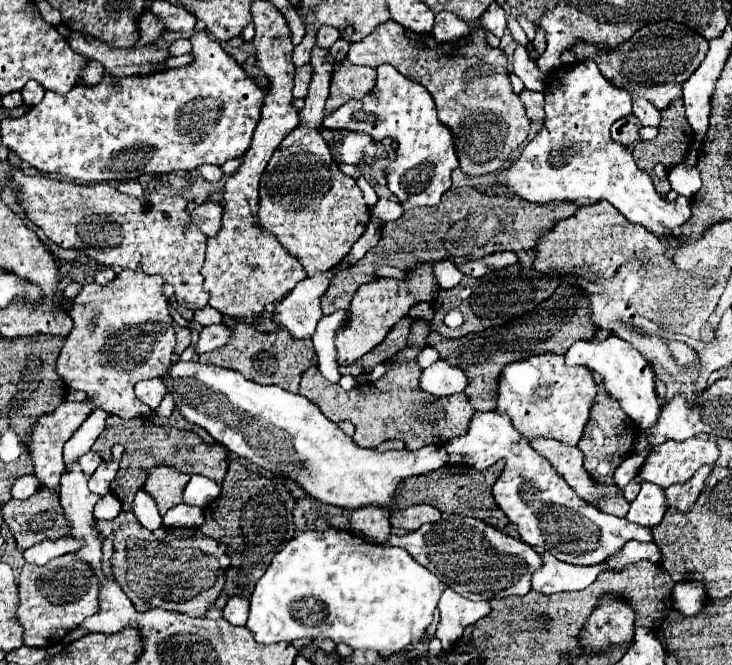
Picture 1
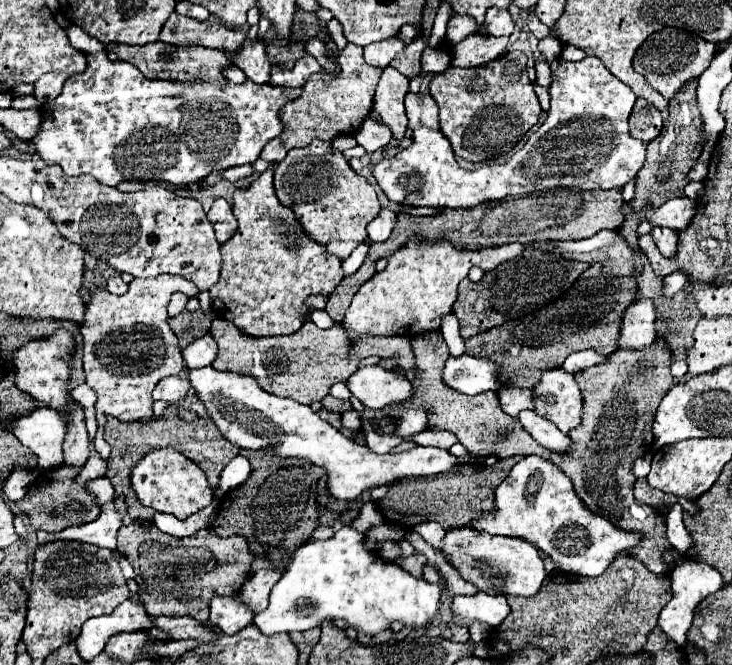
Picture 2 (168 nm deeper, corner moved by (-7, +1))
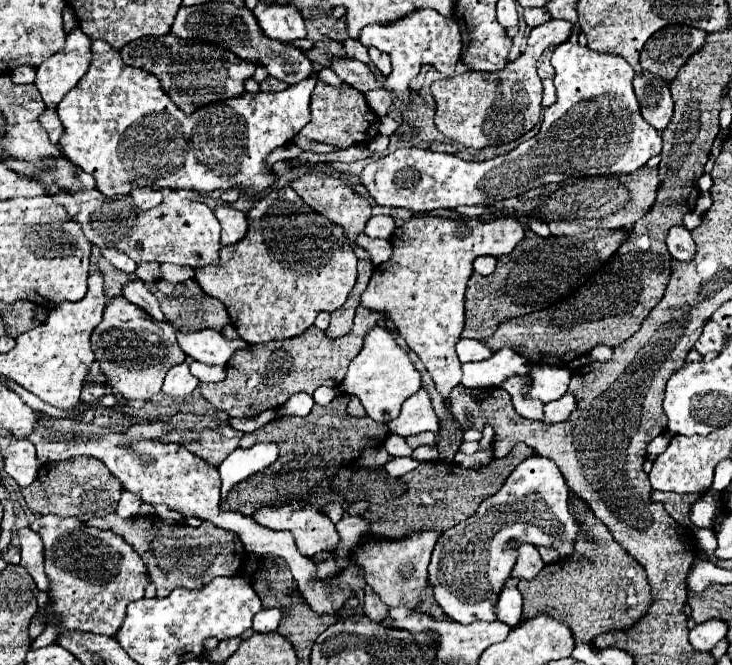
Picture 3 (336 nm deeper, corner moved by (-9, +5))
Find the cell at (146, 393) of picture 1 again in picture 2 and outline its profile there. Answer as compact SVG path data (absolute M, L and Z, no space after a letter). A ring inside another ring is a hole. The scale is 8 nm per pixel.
M167 376L161 382L157 382L155 390L153 390L153 400L165 400L175 404L177 400L181 400L187 390L189 390L189 380L187 378L179 378L179 376Z

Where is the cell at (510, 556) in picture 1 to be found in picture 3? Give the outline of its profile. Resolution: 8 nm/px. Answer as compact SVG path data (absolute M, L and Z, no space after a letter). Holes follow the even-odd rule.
M521 544L519 546L519 558L517 558L517 564L515 564L511 576L513 578L531 580L531 578L535 578L541 572L543 566L545 564L543 564L537 548L533 544Z

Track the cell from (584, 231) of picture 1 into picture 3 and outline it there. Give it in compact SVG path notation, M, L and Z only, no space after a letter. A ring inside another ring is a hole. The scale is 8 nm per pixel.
M673 226L673 230L667 236L667 248L673 260L689 262L695 256L695 242L691 238L691 232L683 226Z

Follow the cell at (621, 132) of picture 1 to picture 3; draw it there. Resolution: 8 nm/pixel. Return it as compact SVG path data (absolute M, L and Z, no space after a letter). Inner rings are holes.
M643 72L633 78L633 88L641 106L643 118L657 130L665 130L673 116L673 98L669 92L669 82L657 78L655 74Z

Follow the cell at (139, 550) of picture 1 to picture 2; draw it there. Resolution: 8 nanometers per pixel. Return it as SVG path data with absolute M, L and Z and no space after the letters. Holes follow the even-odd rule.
M133 522L129 526L121 526L117 532L117 548L135 568L135 582L139 586L139 598L149 616L191 616L199 622L207 622L209 602L215 594L235 598L249 574L249 566L253 562L253 554L249 544L239 536L219 538L211 528L199 530L187 538L175 538L157 530L153 522Z

